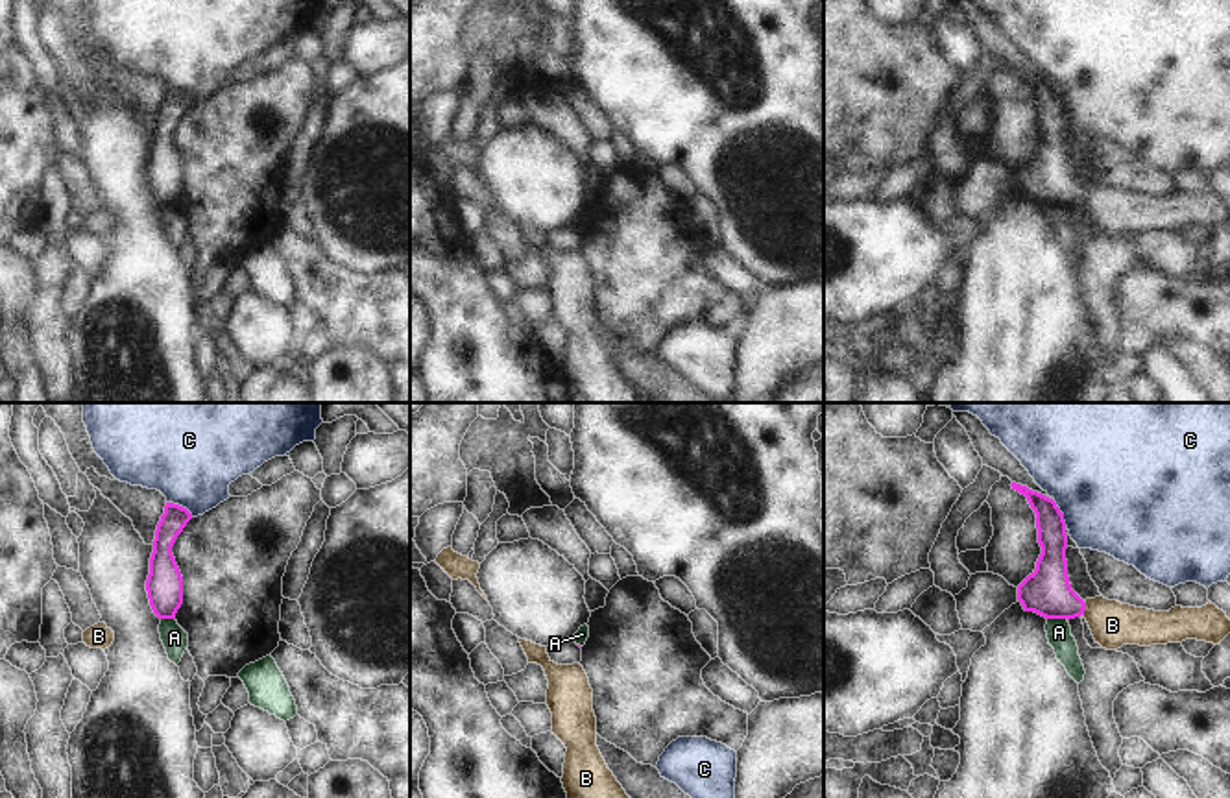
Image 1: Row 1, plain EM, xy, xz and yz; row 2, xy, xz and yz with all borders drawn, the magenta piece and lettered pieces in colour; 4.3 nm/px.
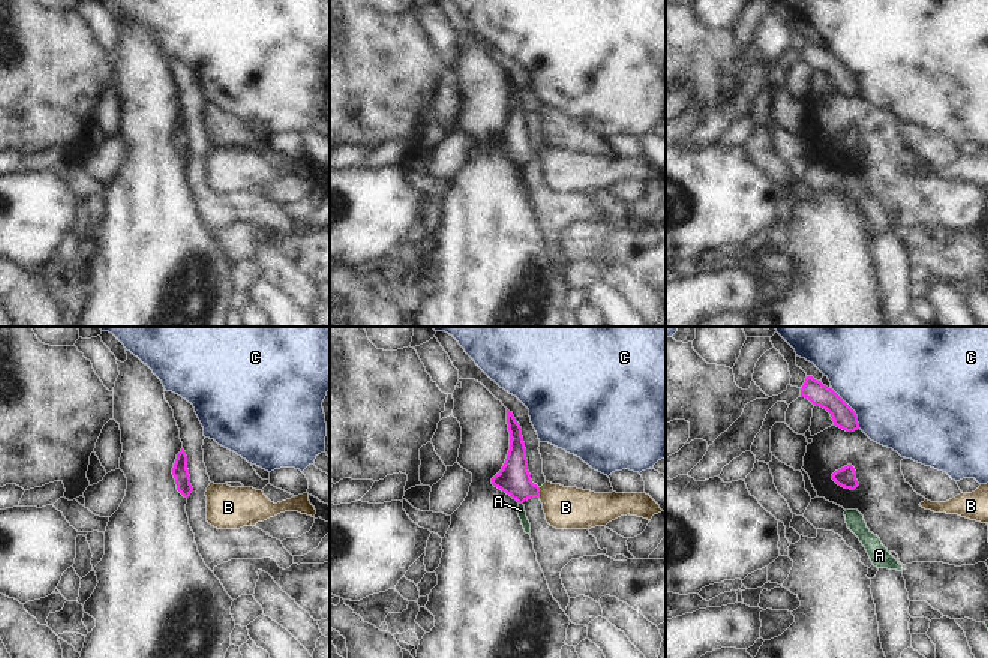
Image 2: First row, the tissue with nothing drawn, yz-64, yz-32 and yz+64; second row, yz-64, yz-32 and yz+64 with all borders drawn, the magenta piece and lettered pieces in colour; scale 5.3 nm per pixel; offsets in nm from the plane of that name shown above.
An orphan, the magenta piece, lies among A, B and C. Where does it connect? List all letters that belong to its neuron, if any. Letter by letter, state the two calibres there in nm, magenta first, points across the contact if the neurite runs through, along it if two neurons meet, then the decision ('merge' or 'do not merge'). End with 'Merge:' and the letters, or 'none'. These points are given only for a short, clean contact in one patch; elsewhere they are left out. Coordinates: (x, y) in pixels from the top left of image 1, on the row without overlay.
A: 200 nm thick on the magenta side, 110 nm on the other; border along yz (1048, 204), (1068, 205); do not merge
B: 200 nm thick on the magenta side, 200 nm on the other; runs through yz (1048, 178), (1057, 187), (1085, 194), (1099, 198), (1112, 211); merge
C: 110 nm thick on the magenta side, 400 nm on the other; do not merge
Merge: B

